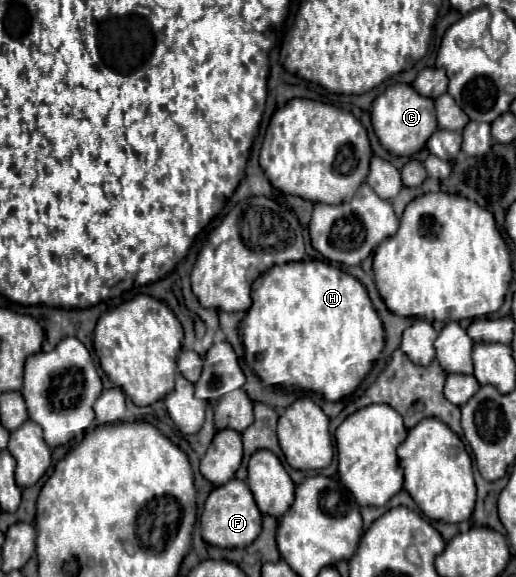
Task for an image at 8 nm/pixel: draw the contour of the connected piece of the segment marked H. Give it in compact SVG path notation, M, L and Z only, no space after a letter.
M322 260L290 262L266 270L252 286L252 306L242 320L240 330L244 360L262 384L286 390L310 390L322 394L328 402L341 401L352 395L384 348L384 328L372 308L366 288L354 276Z

